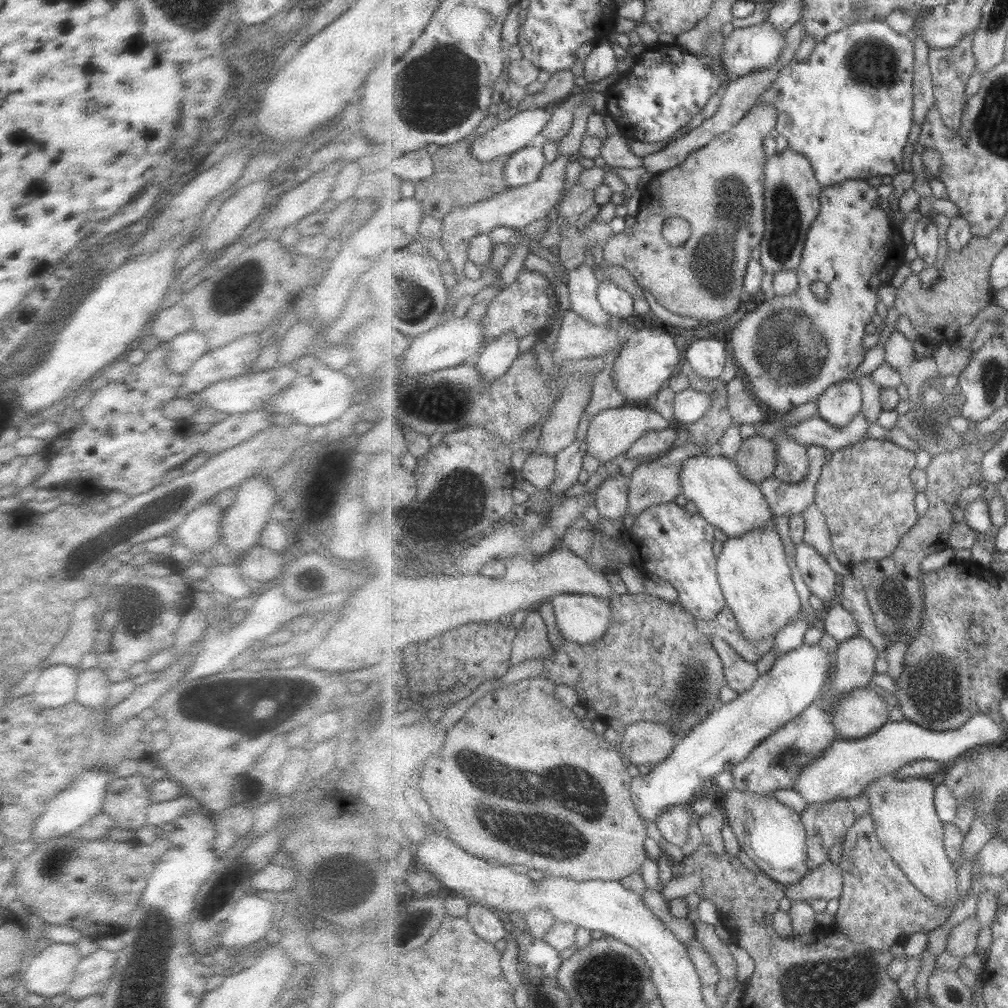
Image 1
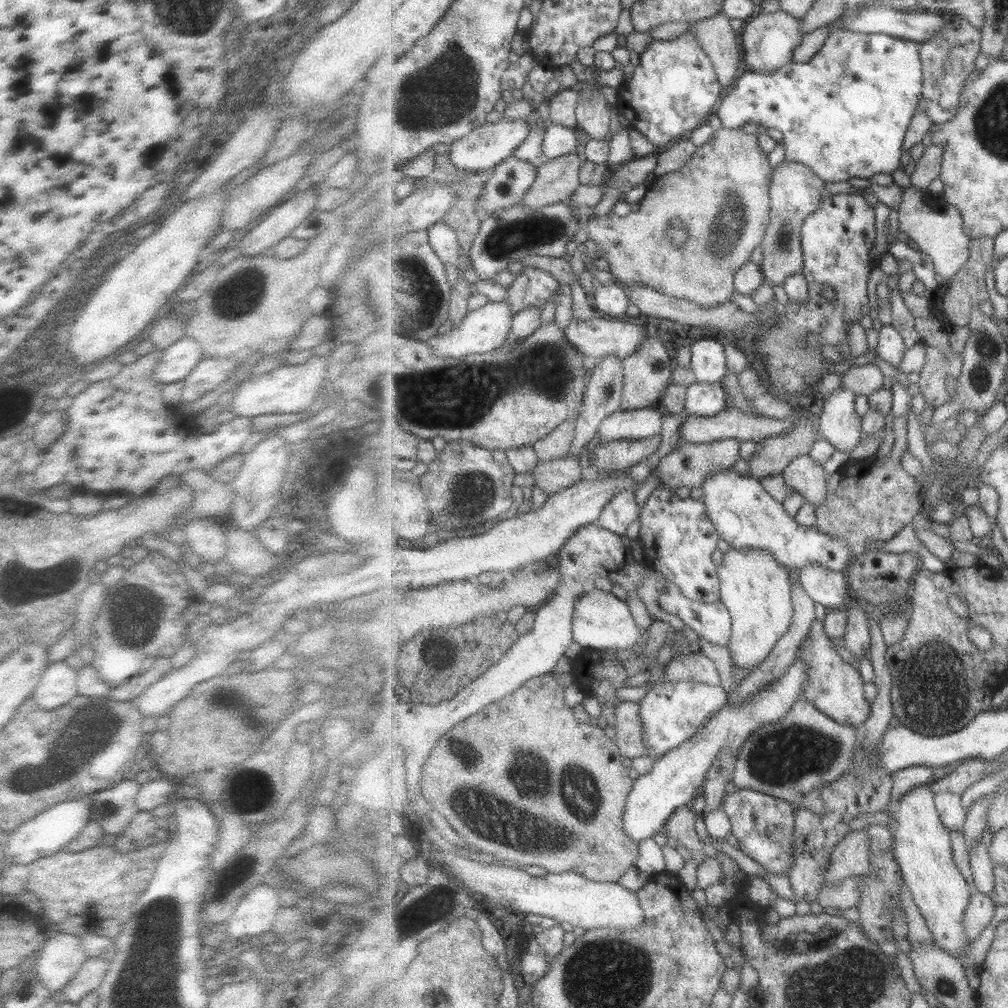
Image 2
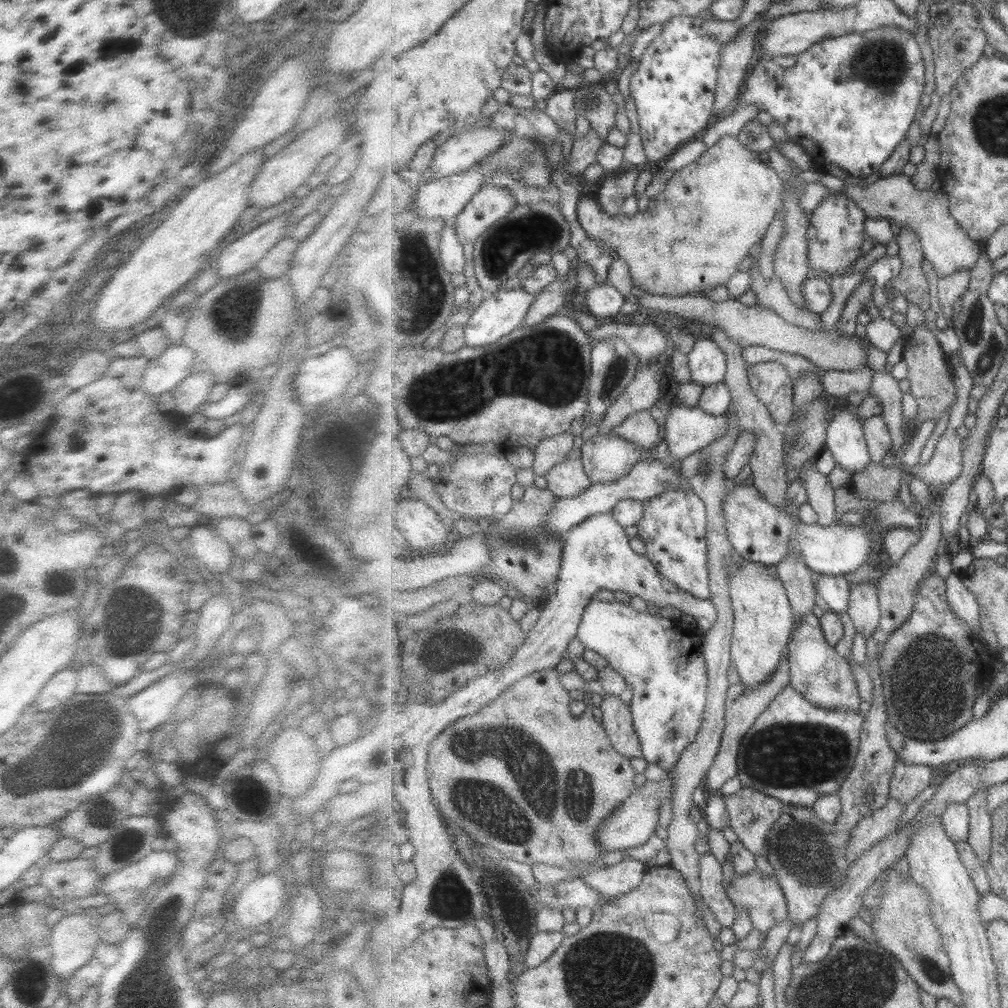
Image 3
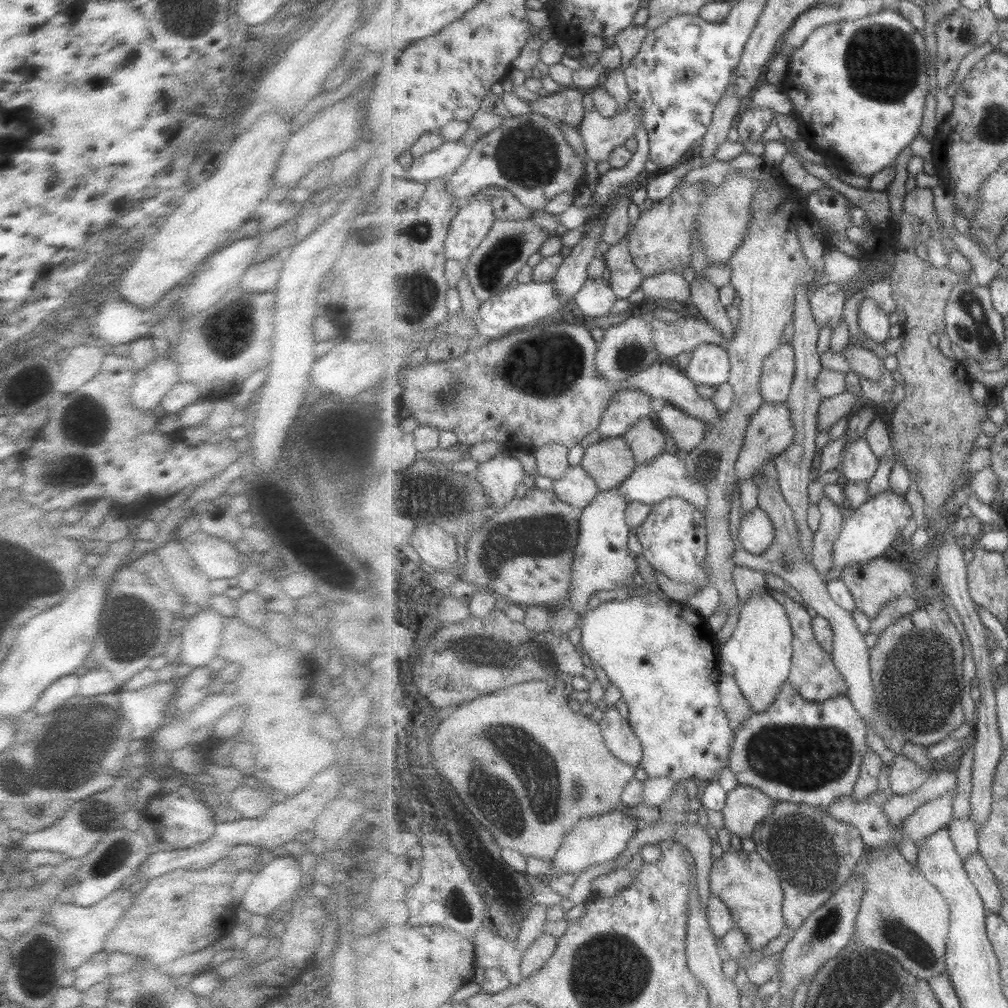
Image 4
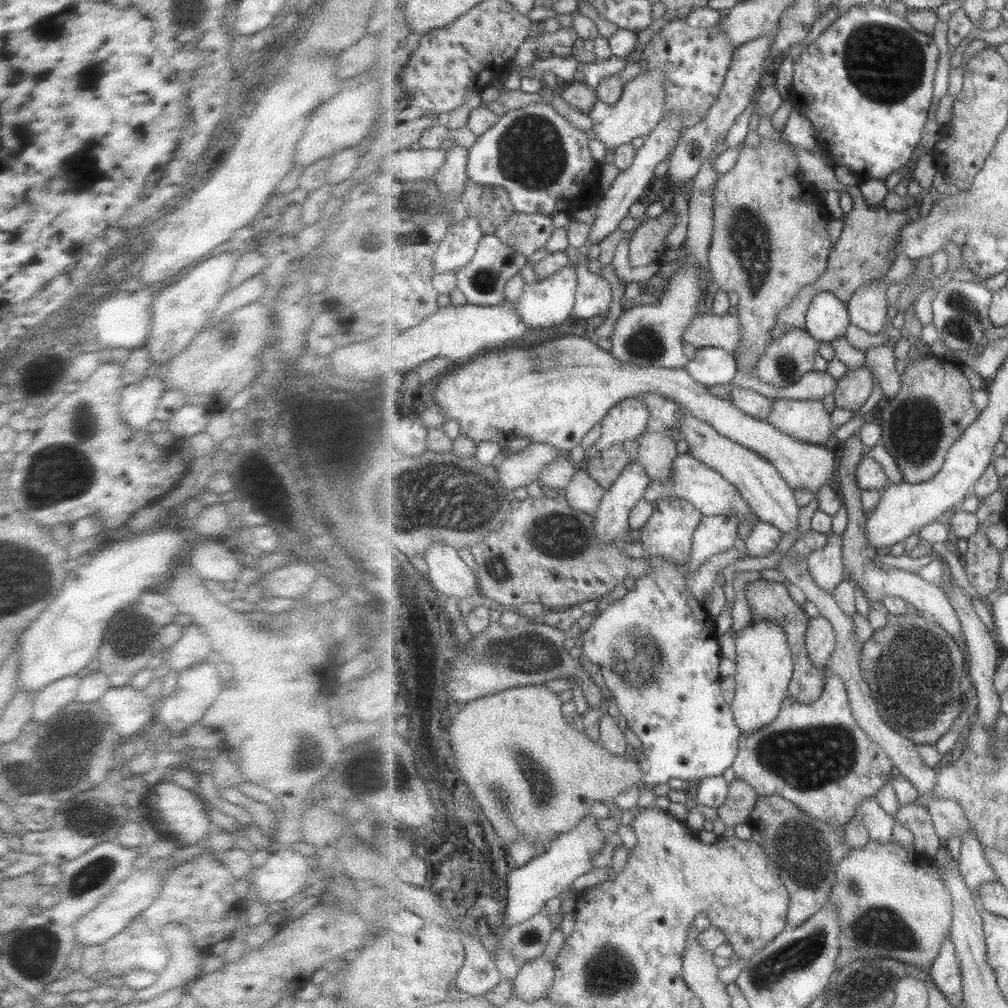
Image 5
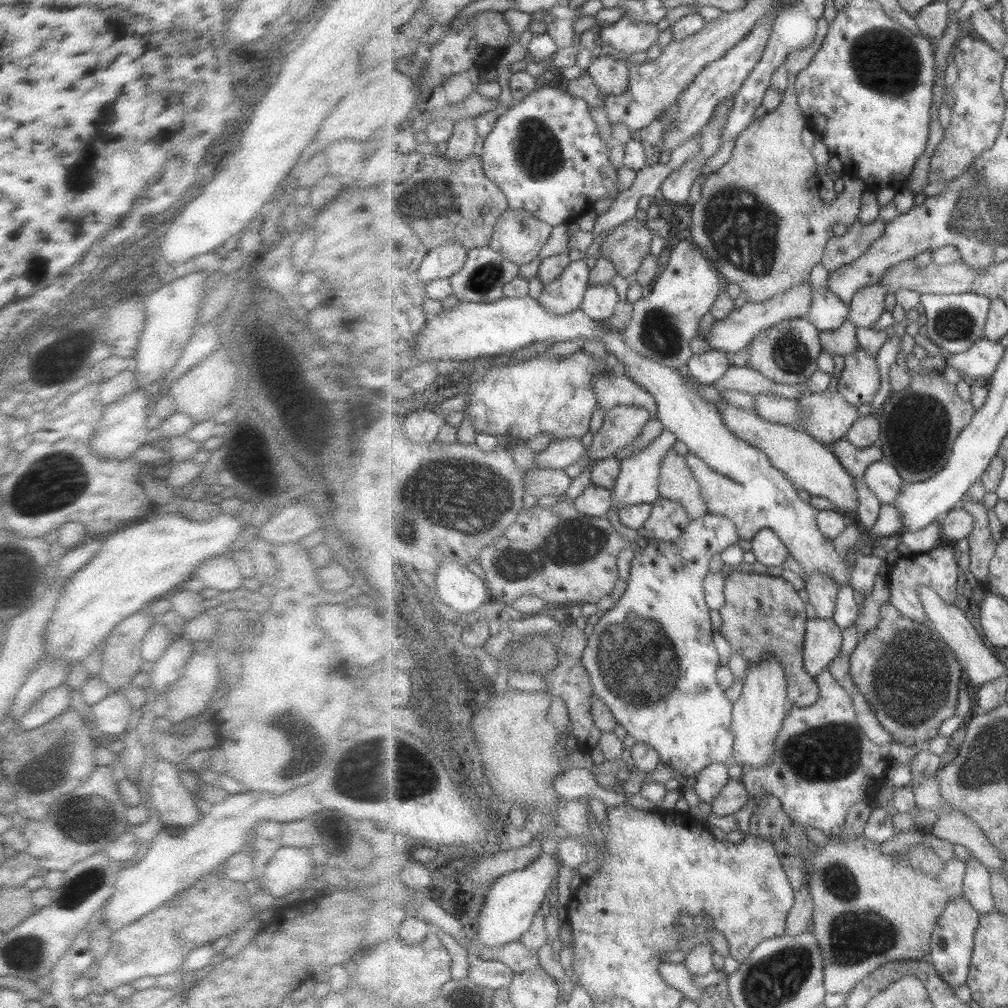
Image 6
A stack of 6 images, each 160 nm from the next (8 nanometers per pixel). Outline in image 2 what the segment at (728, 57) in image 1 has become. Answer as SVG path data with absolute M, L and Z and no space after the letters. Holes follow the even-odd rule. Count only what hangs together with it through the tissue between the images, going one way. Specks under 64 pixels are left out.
M779 9L773 13L761 13L746 20L740 30L744 60L750 71L771 73L794 60L795 49L807 32L802 32L802 18L791 16Z

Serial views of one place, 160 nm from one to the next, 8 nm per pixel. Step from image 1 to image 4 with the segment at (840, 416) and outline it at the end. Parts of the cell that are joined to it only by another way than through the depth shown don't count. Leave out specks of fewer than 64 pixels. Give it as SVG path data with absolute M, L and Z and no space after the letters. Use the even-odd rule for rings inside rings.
M863 437L844 443L842 473L848 483L870 481L882 461Z

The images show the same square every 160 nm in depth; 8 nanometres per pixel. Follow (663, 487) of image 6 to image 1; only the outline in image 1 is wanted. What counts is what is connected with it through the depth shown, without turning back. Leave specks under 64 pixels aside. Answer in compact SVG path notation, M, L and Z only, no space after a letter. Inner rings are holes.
M624 404L621 407L604 409L590 418L585 440L588 453L602 465L615 460L618 456L625 455L635 441L647 432L669 429L669 426L671 426L671 422L661 413L644 408L643 405Z

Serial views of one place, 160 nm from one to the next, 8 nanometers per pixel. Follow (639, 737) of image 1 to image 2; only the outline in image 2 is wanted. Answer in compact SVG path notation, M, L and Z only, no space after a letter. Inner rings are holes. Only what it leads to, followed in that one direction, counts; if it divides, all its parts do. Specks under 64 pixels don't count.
M623 701L614 709L615 714L615 744L619 744L623 756L629 761L645 757L647 745L643 742L643 721L640 704L632 701Z

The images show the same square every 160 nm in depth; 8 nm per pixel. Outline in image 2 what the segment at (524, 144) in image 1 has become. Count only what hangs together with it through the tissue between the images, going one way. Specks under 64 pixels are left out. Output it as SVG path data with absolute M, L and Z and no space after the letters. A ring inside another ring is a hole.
M502 118L494 123L485 123L471 131L467 136L453 142L449 154L453 164L467 172L490 173L498 164L513 156L513 152L529 138L531 126L525 119L510 121Z

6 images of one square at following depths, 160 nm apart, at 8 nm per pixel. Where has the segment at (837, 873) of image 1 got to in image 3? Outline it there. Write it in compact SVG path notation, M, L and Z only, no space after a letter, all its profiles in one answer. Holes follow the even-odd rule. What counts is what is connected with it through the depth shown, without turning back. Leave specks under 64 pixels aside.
M890 798L885 808L867 816L853 832L849 842L847 860L849 866L866 852L877 846L883 839L897 832L899 822L906 815L907 807Z

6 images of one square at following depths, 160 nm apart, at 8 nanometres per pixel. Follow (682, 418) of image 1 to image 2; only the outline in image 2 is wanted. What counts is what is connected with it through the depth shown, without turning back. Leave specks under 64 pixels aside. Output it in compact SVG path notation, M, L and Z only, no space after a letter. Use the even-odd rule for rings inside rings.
M695 383L687 391L687 416L715 417L727 409L728 392L724 384Z

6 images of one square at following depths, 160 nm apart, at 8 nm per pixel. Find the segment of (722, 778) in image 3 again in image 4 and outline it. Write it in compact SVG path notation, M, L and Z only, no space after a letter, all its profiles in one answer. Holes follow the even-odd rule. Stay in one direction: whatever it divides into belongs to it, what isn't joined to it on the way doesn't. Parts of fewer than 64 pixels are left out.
M721 675L719 681L720 700L734 730L739 730L753 714L748 700L741 696L740 686L734 675Z

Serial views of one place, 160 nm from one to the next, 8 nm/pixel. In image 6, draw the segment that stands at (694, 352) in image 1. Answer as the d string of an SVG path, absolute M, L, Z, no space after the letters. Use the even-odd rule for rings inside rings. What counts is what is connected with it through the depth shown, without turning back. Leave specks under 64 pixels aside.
M713 349L706 354L693 355L689 359L687 370L701 384L713 385L722 380L731 367L729 358L722 351Z

